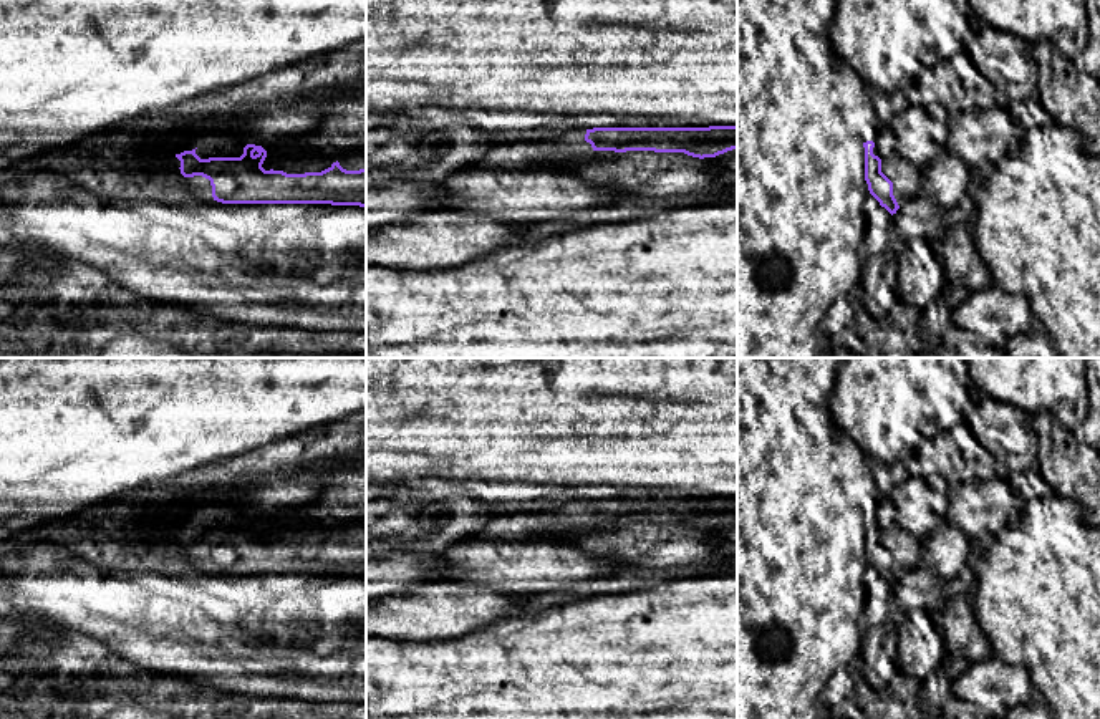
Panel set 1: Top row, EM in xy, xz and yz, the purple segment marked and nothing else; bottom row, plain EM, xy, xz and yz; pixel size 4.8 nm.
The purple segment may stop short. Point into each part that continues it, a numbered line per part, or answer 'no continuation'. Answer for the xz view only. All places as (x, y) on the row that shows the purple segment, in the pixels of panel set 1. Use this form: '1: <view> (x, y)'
1: xz (572, 143)

